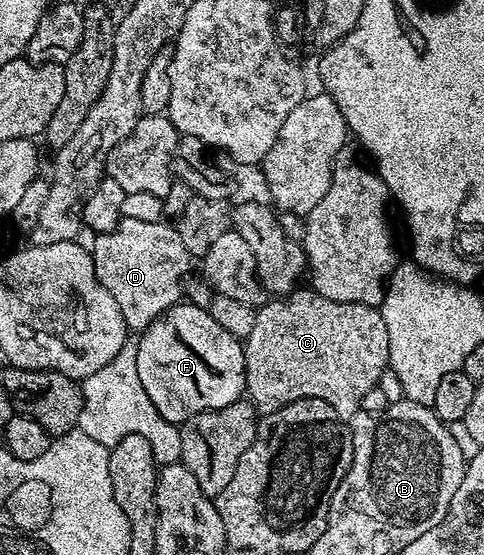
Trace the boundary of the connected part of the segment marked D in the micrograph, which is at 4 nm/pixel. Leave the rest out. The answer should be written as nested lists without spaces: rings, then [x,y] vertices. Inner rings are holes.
[[[130,217],[122,218],[119,225],[117,225],[111,232],[101,233],[96,235],[93,239],[93,246],[91,245],[90,254],[93,257],[93,267],[96,270],[96,278],[105,288],[107,292],[111,293],[111,296],[114,297],[115,302],[119,305],[119,310],[123,314],[124,322],[126,327],[134,332],[140,332],[150,325],[159,315],[164,314],[172,306],[176,306],[178,302],[182,299],[185,283],[183,284],[183,278],[186,276],[191,262],[193,262],[193,256],[187,252],[187,248],[184,247],[183,238],[179,235],[177,228],[169,222],[160,221],[145,221],[145,220],[136,220]]]

